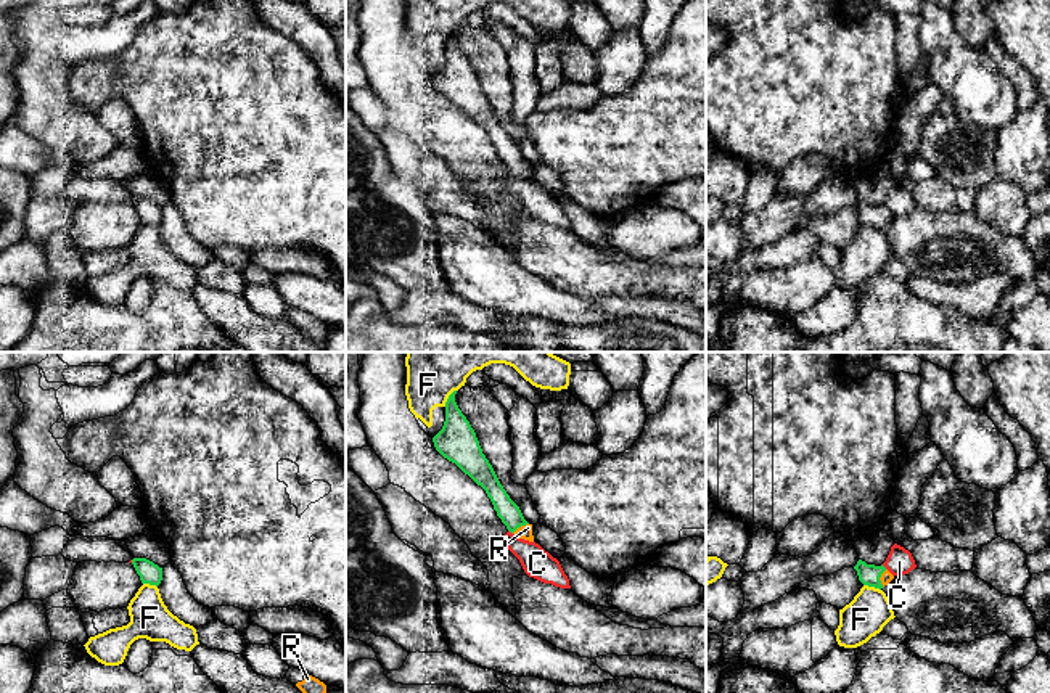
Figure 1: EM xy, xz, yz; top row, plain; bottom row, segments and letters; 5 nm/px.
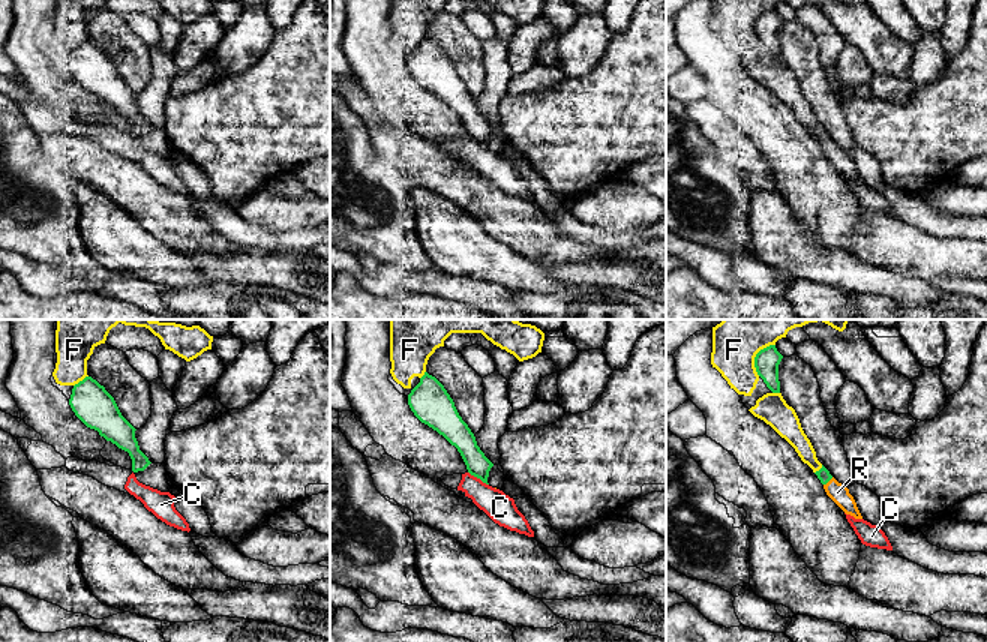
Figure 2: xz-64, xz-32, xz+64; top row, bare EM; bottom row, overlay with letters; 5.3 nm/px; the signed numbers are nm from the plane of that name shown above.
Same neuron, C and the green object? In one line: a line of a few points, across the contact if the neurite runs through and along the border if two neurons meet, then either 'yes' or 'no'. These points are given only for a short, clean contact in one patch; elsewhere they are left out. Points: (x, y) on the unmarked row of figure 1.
xz (508, 169), (512, 174) | no

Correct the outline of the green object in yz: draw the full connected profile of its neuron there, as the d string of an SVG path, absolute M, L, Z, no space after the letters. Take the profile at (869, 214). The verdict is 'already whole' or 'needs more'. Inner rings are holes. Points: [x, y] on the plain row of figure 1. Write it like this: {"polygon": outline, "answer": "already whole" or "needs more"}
{"polygon": "M859 199L854 209L857 211L859 220L863 225L875 227L880 230L894 219L894 215L883 204L875 206Z", "answer": "needs more"}

